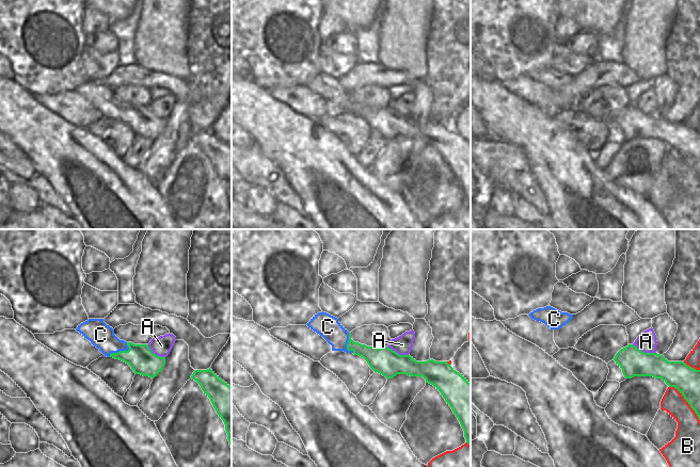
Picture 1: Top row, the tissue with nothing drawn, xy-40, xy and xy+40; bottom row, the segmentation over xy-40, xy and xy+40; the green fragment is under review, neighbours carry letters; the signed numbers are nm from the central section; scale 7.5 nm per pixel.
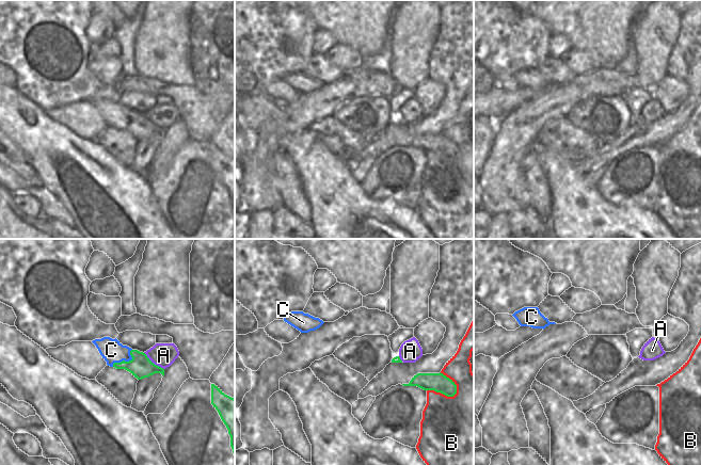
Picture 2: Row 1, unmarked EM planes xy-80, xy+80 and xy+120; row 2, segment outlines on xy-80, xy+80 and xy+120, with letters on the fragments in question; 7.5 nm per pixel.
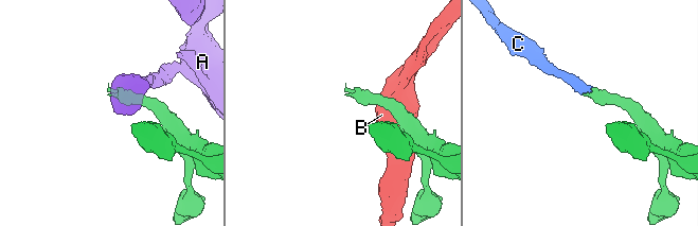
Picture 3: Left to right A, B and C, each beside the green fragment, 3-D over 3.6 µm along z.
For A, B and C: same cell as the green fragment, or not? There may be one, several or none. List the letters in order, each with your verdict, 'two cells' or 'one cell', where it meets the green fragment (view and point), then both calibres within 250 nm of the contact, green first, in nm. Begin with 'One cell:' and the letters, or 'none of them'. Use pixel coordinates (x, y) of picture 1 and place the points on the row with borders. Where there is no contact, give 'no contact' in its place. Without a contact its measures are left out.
One cell: C
A: two cells; contact xy+40 (643, 352); calibres 200 and 150 nm
B: two cells; contact xy+40 (686, 401); calibres 200 and 190 nm
C: one cell; contact xy-40 (121, 351); calibres 200 and 190 nm

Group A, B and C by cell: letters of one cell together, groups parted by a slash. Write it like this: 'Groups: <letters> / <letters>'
Groups: A / B / C

